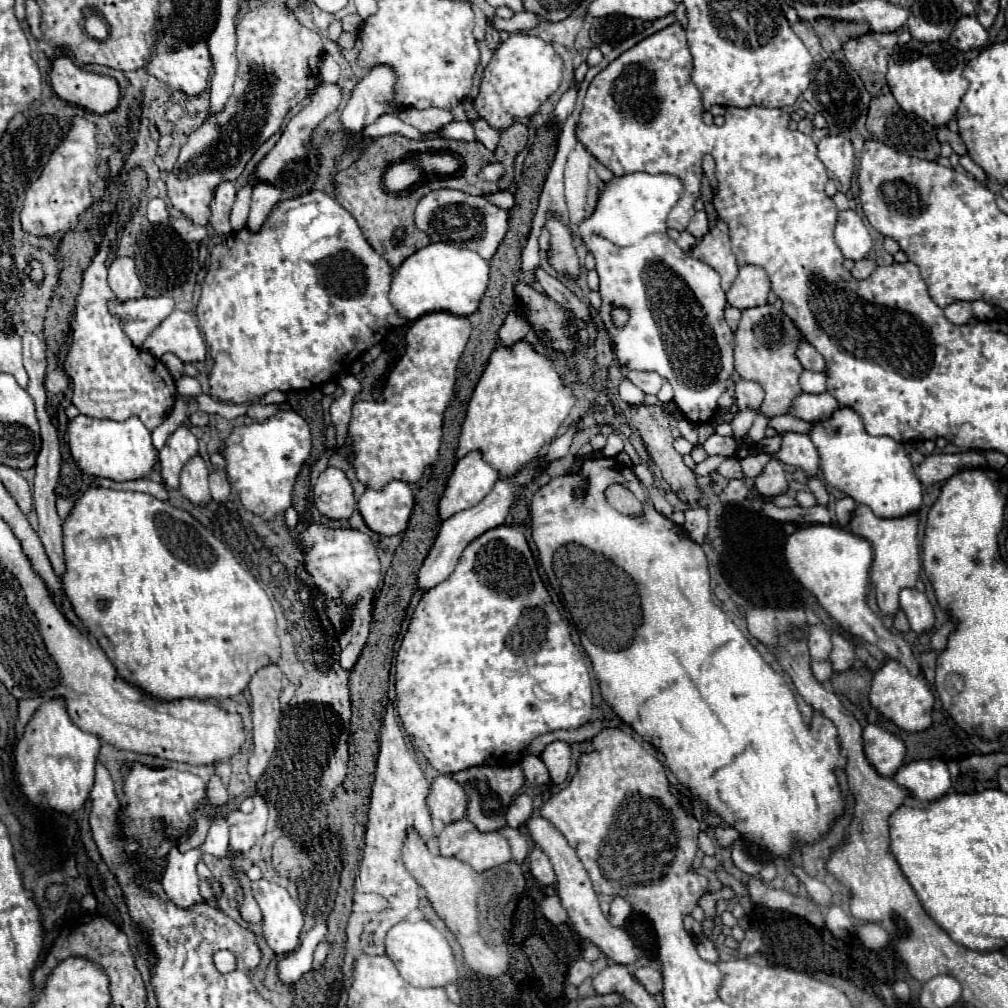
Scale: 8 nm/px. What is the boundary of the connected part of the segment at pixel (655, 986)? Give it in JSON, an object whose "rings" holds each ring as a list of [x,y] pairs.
{"rings":[[[636,967],[634,969],[634,977],[646,987],[648,993],[656,995],[664,989],[664,979],[662,979],[662,973],[654,967]]]}

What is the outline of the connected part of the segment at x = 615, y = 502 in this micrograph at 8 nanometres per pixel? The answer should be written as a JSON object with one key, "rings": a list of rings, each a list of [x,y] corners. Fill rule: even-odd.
{"rings":[[[612,487],[608,491],[608,503],[624,515],[630,515],[630,517],[642,515],[642,509],[636,509],[636,497],[624,487]]]}

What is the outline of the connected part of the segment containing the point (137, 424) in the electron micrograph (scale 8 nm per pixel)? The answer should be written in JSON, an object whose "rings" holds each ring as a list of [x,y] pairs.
{"rings":[[[78,415],[68,421],[66,433],[70,455],[78,467],[92,477],[104,477],[112,481],[140,479],[146,477],[158,461],[158,451],[152,447],[150,431],[138,417],[130,417],[126,421],[106,421]]]}

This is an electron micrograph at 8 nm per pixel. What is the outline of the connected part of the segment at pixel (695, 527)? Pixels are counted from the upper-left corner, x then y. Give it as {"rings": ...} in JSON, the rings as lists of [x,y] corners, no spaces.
{"rings":[[[696,507],[686,511],[686,521],[684,521],[684,529],[690,535],[692,541],[696,541],[698,545],[704,543],[704,535],[708,529],[708,515],[704,507]]]}

